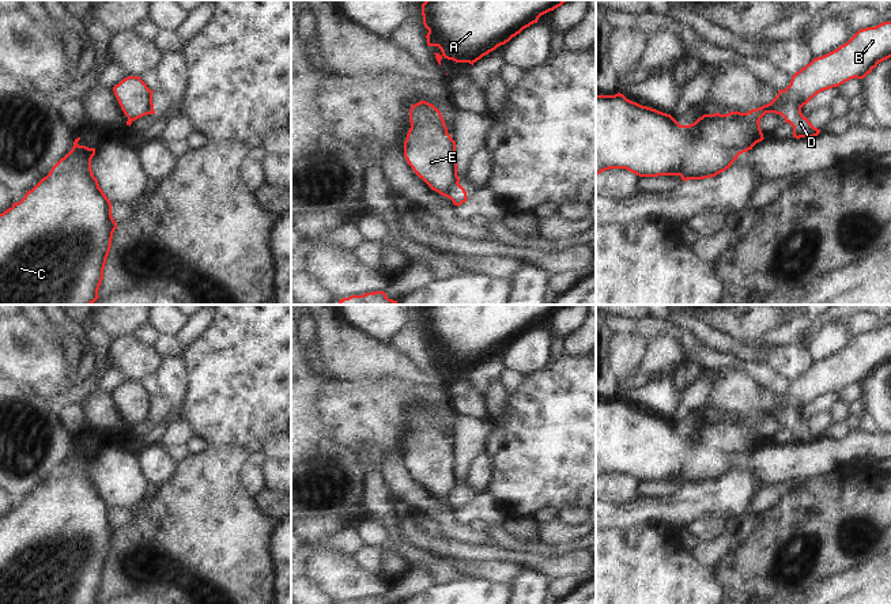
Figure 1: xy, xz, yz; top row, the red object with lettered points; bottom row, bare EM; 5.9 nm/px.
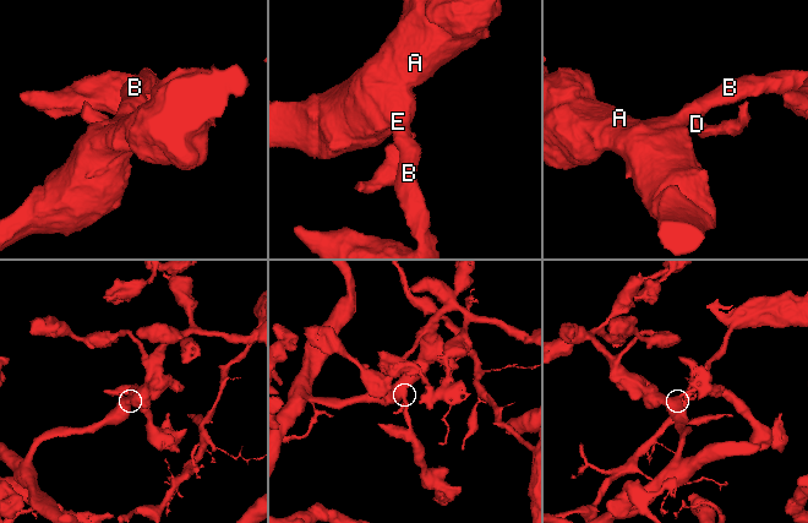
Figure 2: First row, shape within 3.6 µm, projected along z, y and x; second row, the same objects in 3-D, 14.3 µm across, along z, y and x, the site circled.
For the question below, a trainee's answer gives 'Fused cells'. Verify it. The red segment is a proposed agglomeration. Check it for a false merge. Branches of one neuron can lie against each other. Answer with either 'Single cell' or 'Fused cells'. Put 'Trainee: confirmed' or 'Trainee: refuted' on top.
Trainee: confirmed
Fused cells

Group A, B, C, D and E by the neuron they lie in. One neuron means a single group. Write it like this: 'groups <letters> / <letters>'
groups A B C E / D

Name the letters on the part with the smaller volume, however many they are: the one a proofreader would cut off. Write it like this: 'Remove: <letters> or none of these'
Remove: D

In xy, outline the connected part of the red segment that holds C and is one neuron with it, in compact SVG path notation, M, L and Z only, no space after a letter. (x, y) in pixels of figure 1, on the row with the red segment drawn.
M80 137L75 139L72 150L52 167L46 177L26 192L19 203L14 203L11 208L0 214L0 305L93 305L99 298L98 290L103 279L103 269L117 223L112 216L112 203L99 188L91 170L95 148L79 146L79 140Z

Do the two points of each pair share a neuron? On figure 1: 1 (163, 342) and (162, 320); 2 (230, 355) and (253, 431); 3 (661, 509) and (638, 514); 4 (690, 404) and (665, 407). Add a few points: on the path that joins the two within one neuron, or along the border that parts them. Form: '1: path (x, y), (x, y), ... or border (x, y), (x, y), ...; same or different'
1: border (159, 333), (173, 333), (176, 336); different
2: path (249, 374), (252, 377), (253, 412); same
3: path (656, 512), (644, 512); same
4: border (683, 393), (676, 410); different

